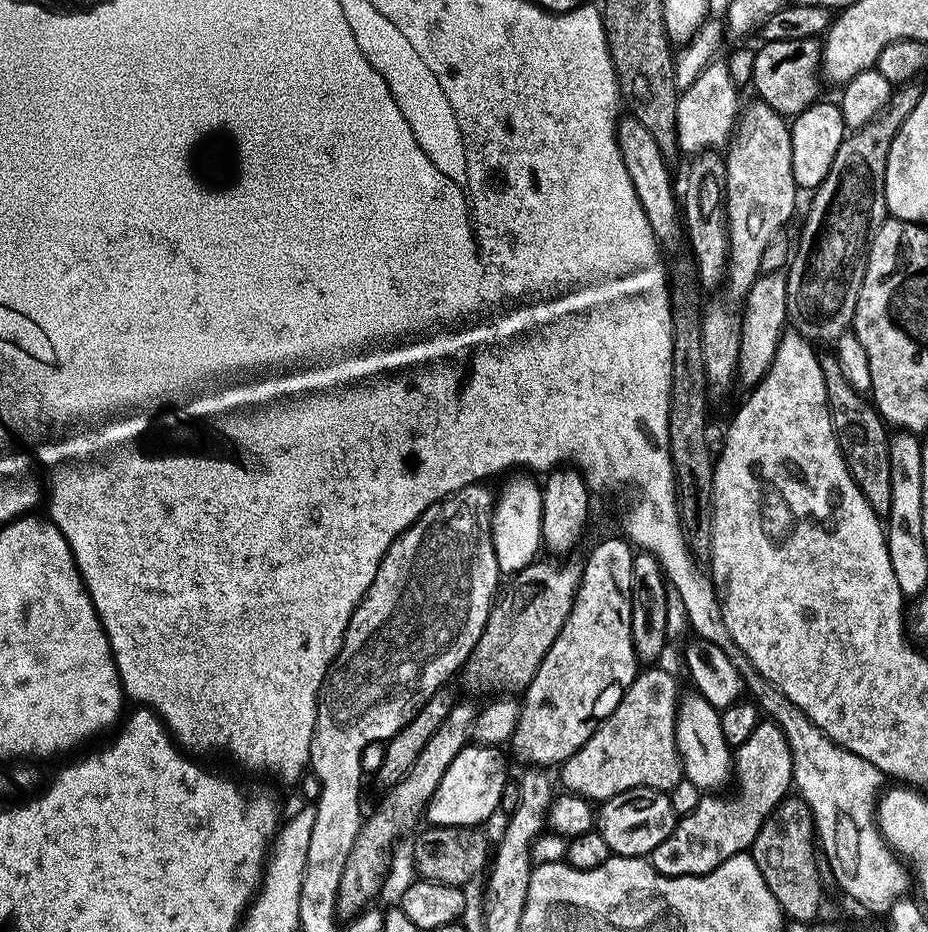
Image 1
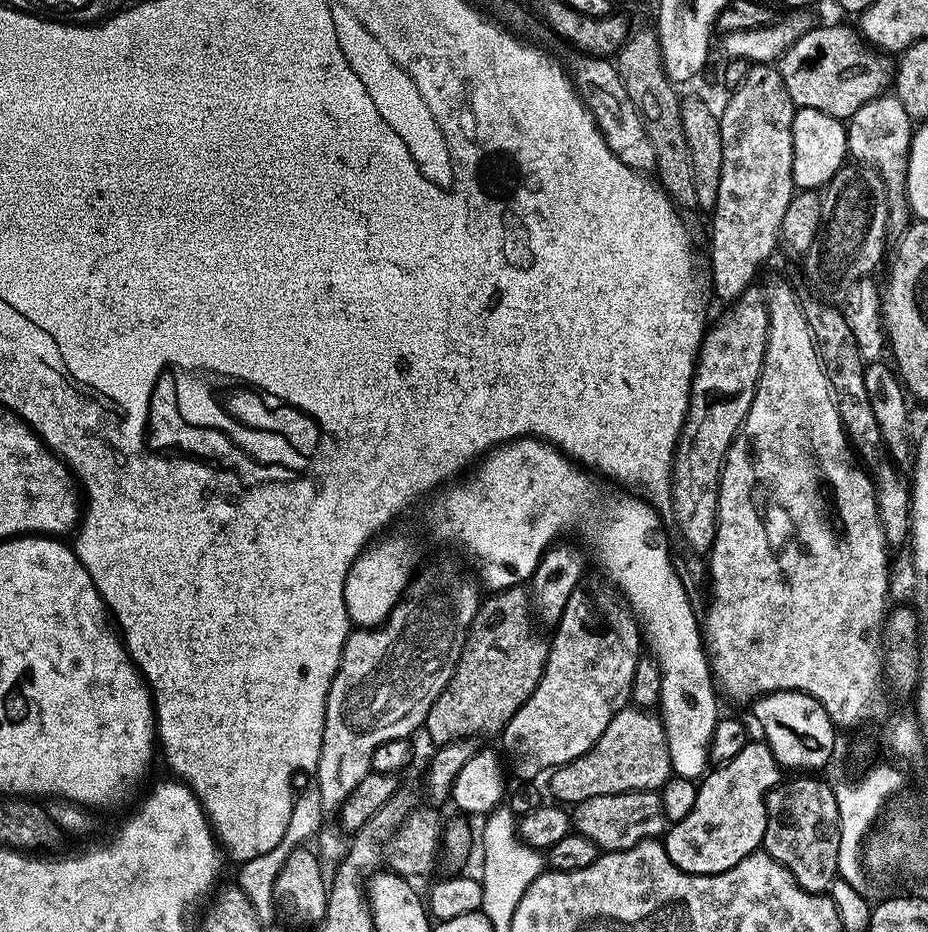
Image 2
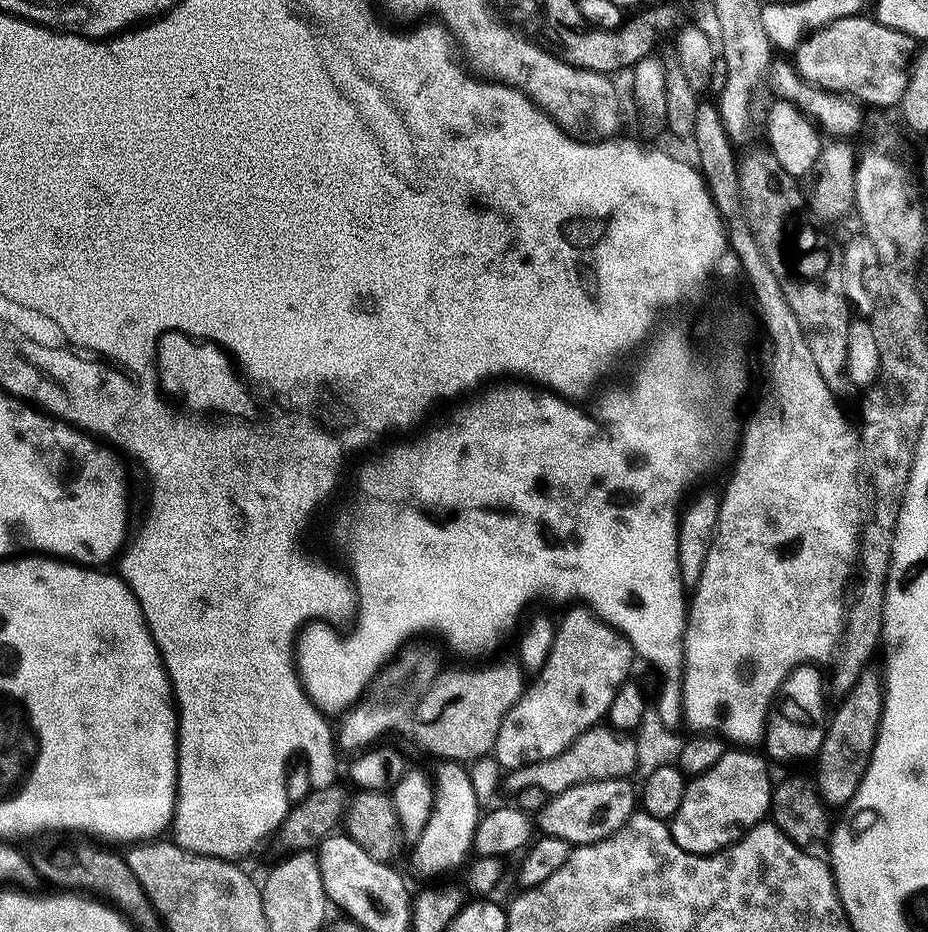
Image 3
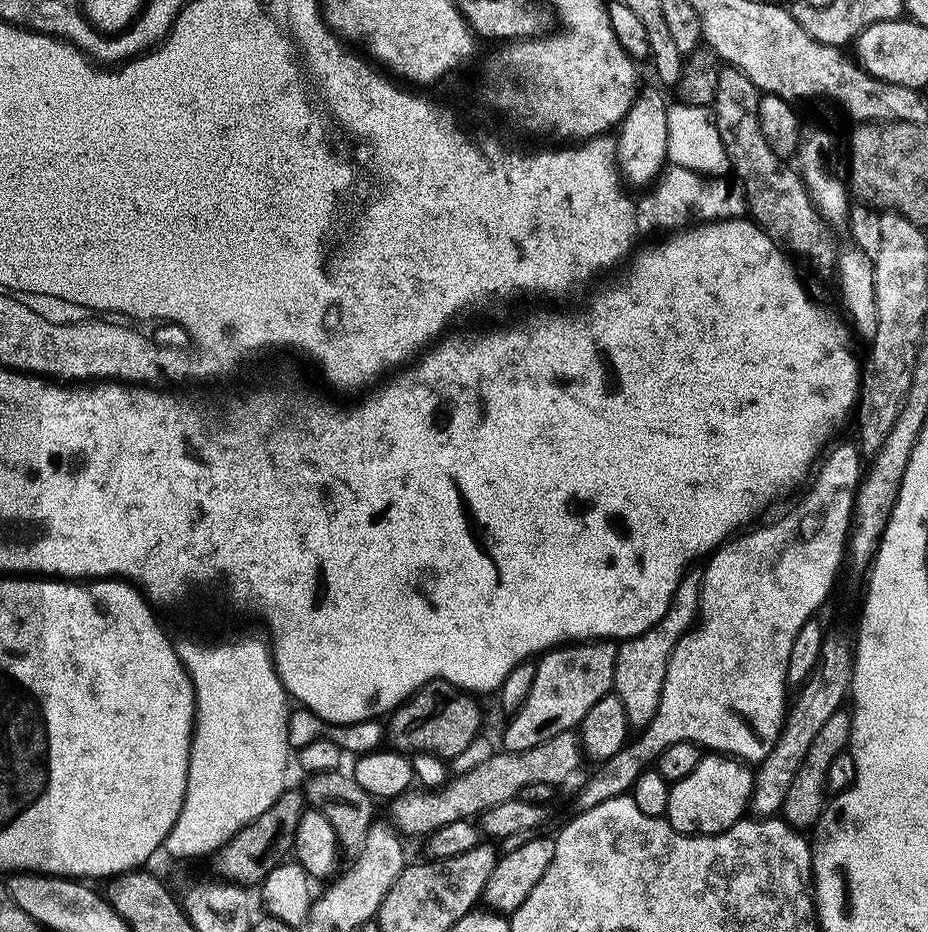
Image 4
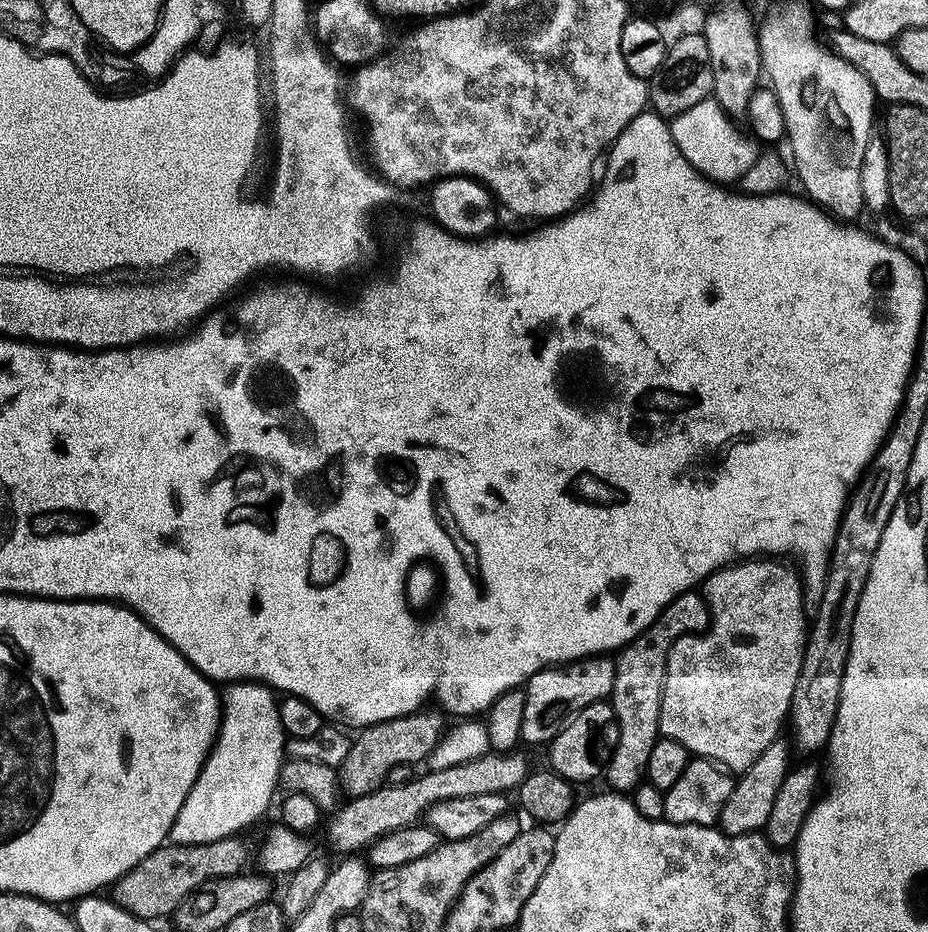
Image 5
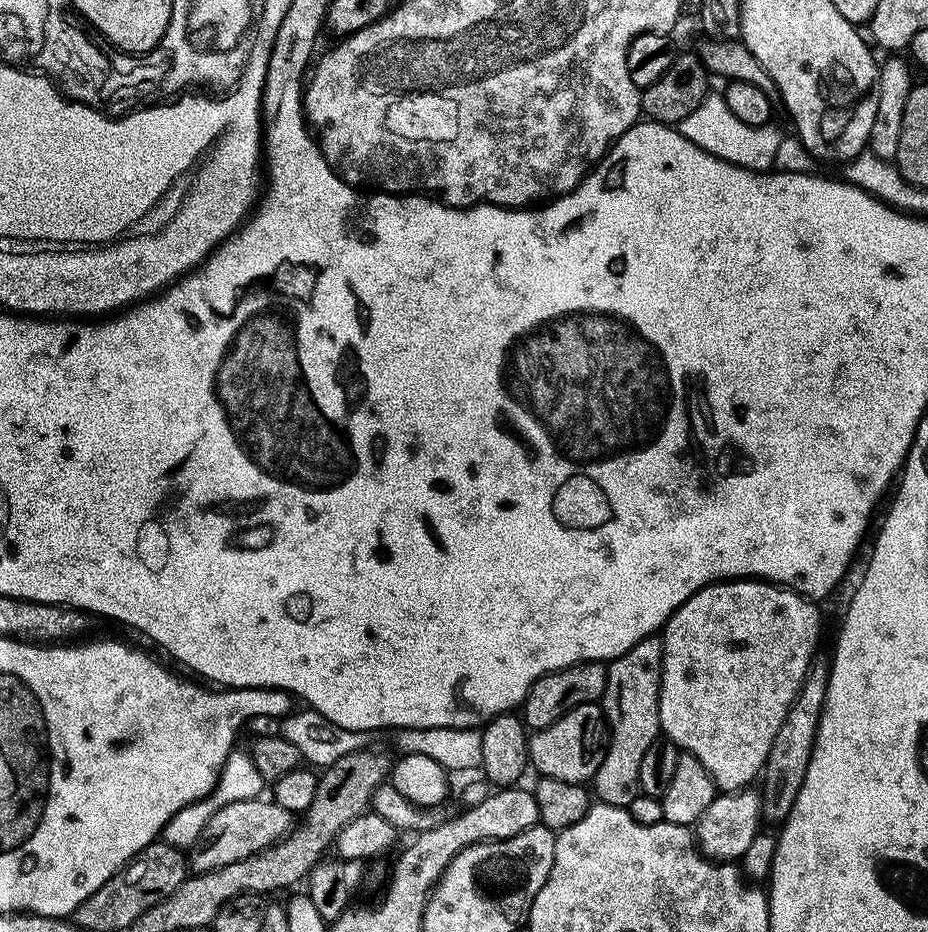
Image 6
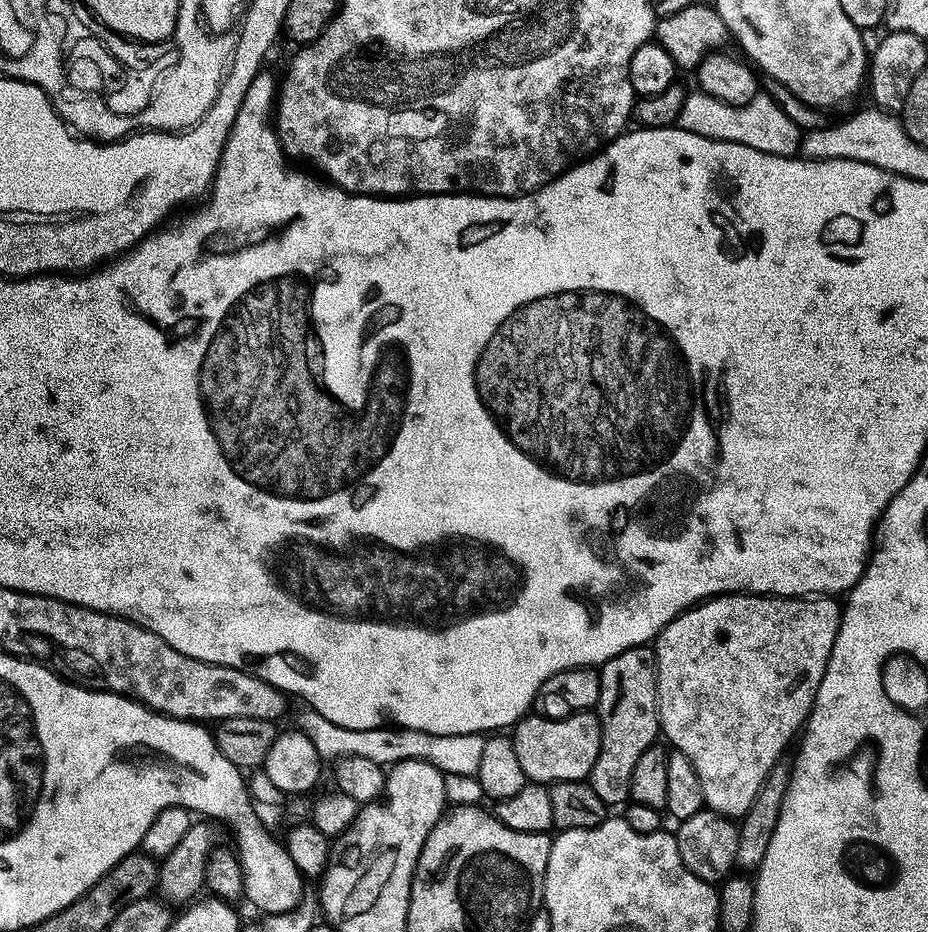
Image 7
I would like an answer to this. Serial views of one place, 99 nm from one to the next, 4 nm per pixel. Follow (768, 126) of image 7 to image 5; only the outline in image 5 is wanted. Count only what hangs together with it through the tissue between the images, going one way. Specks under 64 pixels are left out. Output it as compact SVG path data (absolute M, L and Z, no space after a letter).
M714 98L673 119L670 127L672 140L696 171L705 179L724 186L739 183L740 178L757 164L762 155L759 145L750 136L748 138L737 129L739 127L735 121L722 110Z

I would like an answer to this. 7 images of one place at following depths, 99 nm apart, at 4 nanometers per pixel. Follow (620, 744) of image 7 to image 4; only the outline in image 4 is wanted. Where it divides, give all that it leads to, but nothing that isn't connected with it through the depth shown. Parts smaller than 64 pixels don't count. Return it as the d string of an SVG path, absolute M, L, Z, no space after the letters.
M703 571L685 572L670 602L670 610L666 612L666 618L646 634L635 636L633 640L625 640L617 647L618 662L614 674L616 683L614 695L622 698L622 706L626 706L626 718L633 729L646 730L654 722L658 714L658 706L662 706L662 690L666 686L670 658L678 642L682 642L682 638L696 627L700 619L700 595L703 585Z

